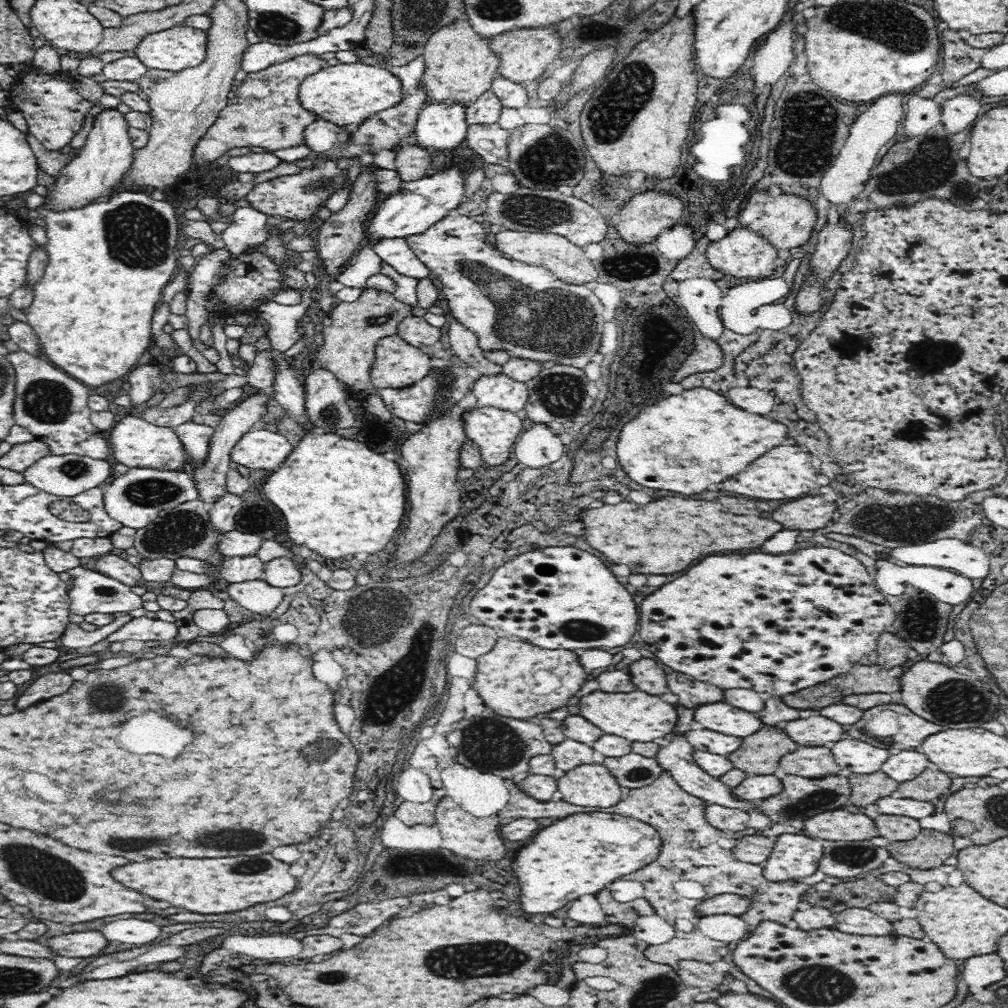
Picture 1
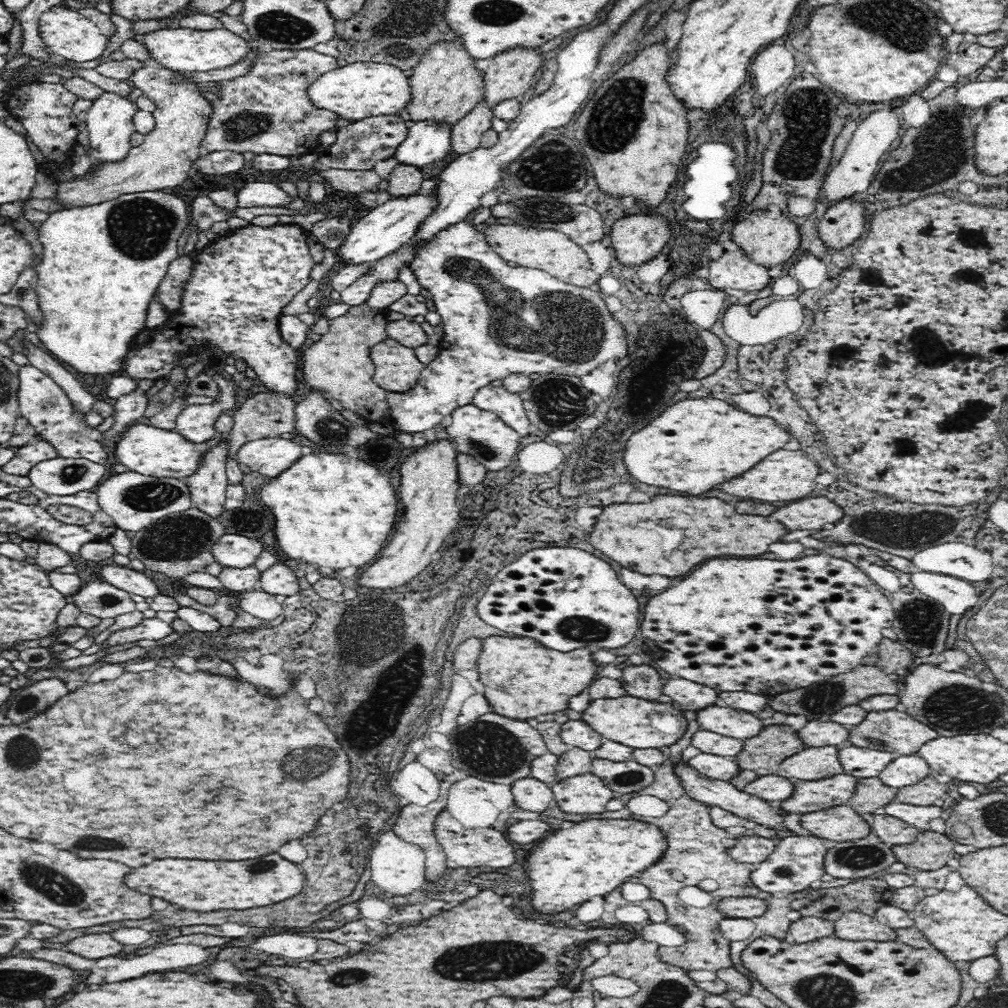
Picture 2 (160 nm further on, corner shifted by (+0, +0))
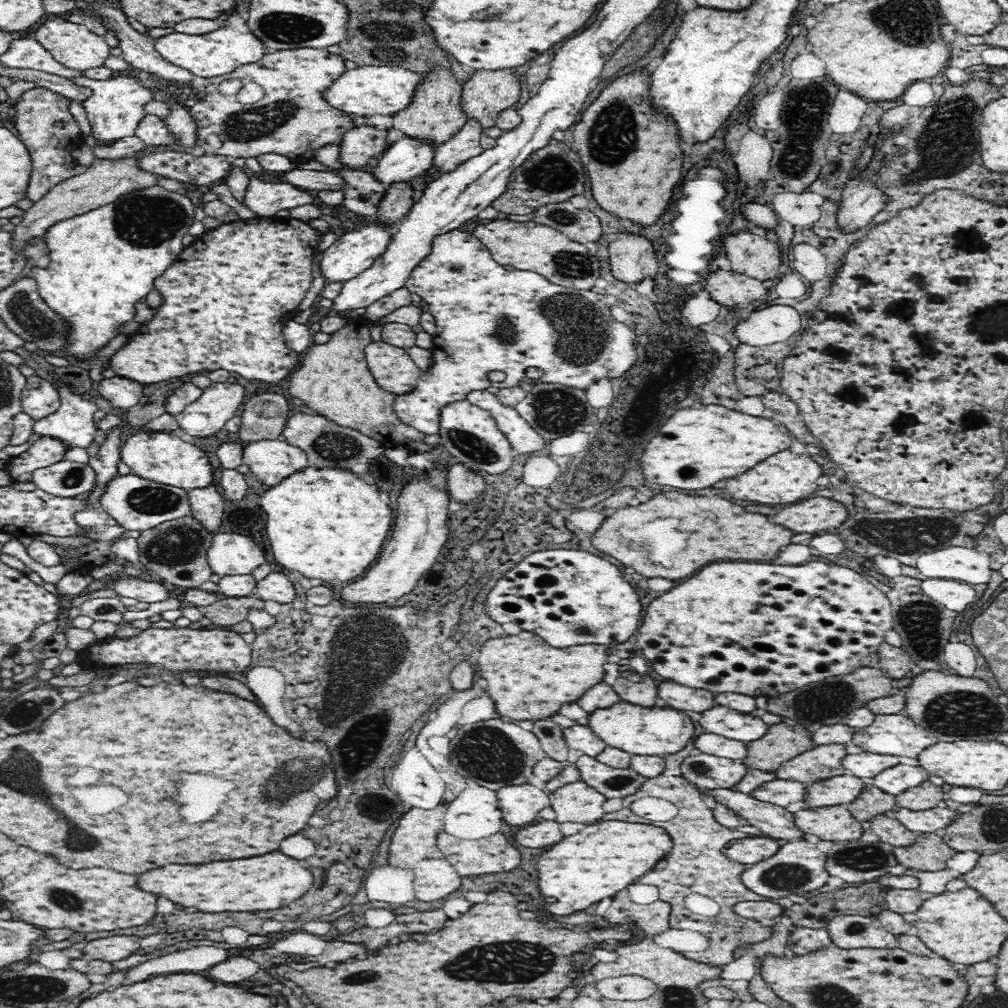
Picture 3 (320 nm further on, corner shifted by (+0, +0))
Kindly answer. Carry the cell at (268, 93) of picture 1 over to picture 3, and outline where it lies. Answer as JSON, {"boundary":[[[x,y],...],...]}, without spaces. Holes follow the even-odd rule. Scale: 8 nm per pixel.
{"boundary":[[[295,48],[281,51],[270,51],[260,60],[253,61],[252,64],[239,66],[228,74],[204,78],[203,83],[206,95],[201,96],[201,100],[189,108],[191,115],[198,125],[198,144],[204,148],[205,154],[222,155],[231,159],[235,158],[257,158],[261,154],[281,154],[290,159],[299,161],[302,159],[314,158],[315,152],[328,144],[339,145],[344,134],[354,128],[352,116],[344,111],[330,106],[321,98],[321,93],[337,77],[342,76],[346,71],[345,59],[342,55],[336,55],[321,48]],[[230,80],[250,80],[256,82],[264,88],[264,98],[254,104],[254,106],[240,106],[238,100],[230,94],[222,94],[220,86]]]}

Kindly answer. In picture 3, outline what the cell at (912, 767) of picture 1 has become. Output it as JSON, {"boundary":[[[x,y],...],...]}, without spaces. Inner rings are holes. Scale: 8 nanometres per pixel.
{"boundary":[[[900,763],[885,768],[870,782],[876,788],[883,789],[884,792],[896,796],[905,790],[920,786],[923,782],[928,781],[929,775],[929,772],[919,765],[910,766]]]}

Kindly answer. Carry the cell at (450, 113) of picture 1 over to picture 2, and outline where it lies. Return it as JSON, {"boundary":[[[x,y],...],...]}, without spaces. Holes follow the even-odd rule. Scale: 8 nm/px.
{"boundary":[[[420,120],[408,127],[407,137],[393,154],[398,162],[422,169],[450,152],[452,126],[449,124]]]}

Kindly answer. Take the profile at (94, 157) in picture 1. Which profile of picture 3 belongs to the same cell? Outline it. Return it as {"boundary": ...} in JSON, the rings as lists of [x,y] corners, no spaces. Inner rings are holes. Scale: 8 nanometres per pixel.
{"boundary":[[[118,75],[108,80],[84,77],[84,86],[93,90],[92,96],[81,103],[87,112],[87,120],[96,144],[101,146],[110,146],[116,139],[134,136],[138,124],[147,115],[144,104],[154,100],[150,87],[144,86],[140,79],[130,76]]]}

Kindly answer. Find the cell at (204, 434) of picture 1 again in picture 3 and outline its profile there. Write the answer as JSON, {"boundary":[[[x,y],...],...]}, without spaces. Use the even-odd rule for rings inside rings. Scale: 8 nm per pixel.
{"boundary":[[[211,382],[198,400],[174,417],[179,428],[195,438],[206,439],[224,428],[226,421],[238,415],[246,390],[241,384]]]}

